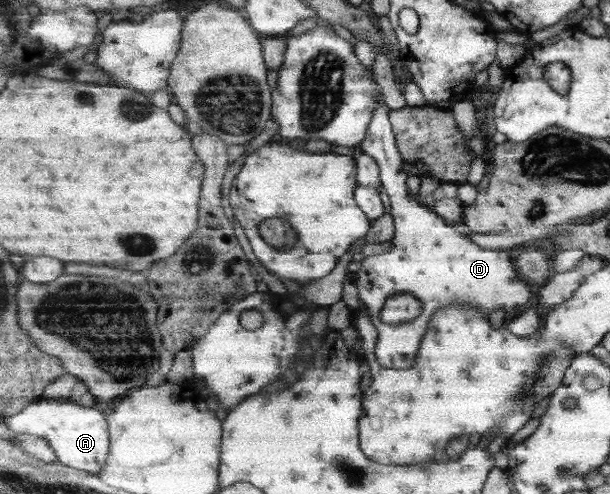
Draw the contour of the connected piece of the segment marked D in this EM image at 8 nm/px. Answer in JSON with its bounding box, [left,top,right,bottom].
[354,101,533,369]

